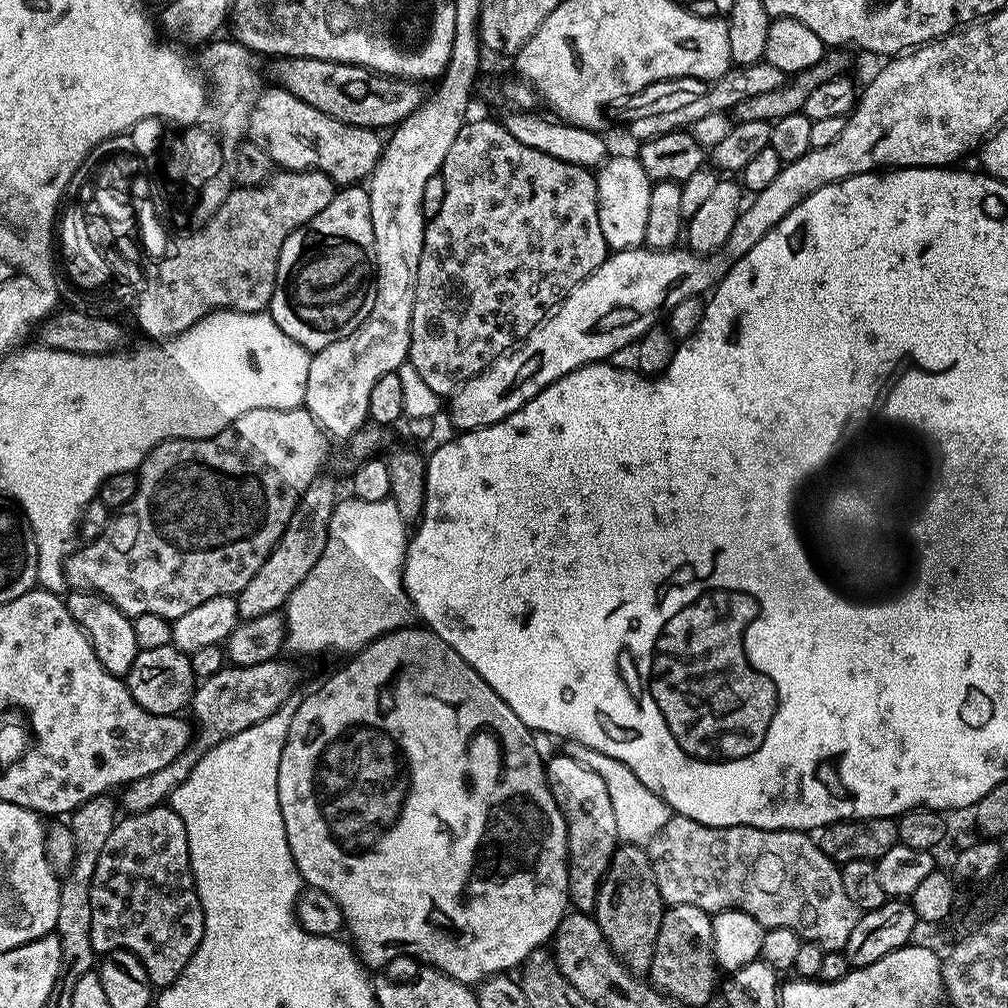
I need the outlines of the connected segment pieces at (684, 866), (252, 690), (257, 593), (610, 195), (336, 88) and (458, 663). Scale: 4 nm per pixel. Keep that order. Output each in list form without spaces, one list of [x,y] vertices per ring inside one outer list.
[[[673,814],[662,826],[656,837],[646,846],[646,851],[650,862],[654,866],[654,876],[658,878],[658,888],[662,894],[665,905],[681,904],[682,906],[698,906],[698,910],[706,910],[710,914],[730,910],[731,908],[740,908],[752,918],[758,918],[760,925],[764,929],[786,928],[794,930],[799,934],[801,941],[821,944],[826,950],[844,950],[847,949],[850,934],[854,934],[856,923],[860,921],[861,911],[850,902],[850,894],[846,894],[846,886],[842,884],[841,865],[835,860],[831,860],[822,850],[818,850],[816,843],[812,841],[811,835],[803,832],[767,832],[764,828],[751,828],[750,826],[730,826],[729,828],[715,828],[706,826],[702,822],[694,822],[694,818],[686,818]]]
[[[277,658],[270,662],[258,662],[258,666],[225,666],[218,674],[199,681],[190,705],[191,719],[194,721],[192,743],[181,756],[170,762],[170,766],[162,766],[162,770],[154,775],[138,778],[127,785],[119,793],[119,807],[128,814],[161,807],[171,797],[172,791],[186,780],[198,761],[210,749],[218,746],[218,742],[234,734],[242,734],[242,730],[270,718],[281,706],[289,703],[300,676],[294,665],[283,664],[282,661],[283,659]]]
[[[327,478],[315,480],[304,492],[300,505],[294,510],[282,538],[272,548],[272,553],[258,566],[258,574],[246,582],[246,586],[236,596],[236,605],[241,620],[258,618],[262,614],[280,612],[290,598],[290,594],[314,570],[314,562],[322,558],[322,550],[326,550],[326,538],[332,512],[338,503],[336,484]]]
[[[609,155],[595,173],[596,193],[598,194],[598,226],[602,226],[602,238],[606,238],[609,249],[638,248],[644,244],[646,234],[646,217],[650,210],[650,190],[653,180],[642,170],[639,159],[632,156]]]
[[[286,56],[271,61],[272,76],[279,87],[294,98],[302,98],[314,110],[322,110],[332,120],[353,124],[355,128],[391,130],[410,118],[426,99],[421,85],[414,80],[399,80],[396,76],[383,76],[357,64],[343,64],[322,58]]]
[[[409,626],[401,628],[399,632],[390,632],[387,636],[379,636],[377,640],[373,640],[367,648],[360,649],[359,652],[355,653],[354,658],[349,660],[352,661],[345,668],[338,669],[321,688],[314,689],[304,701],[299,701],[296,704],[296,713],[288,727],[288,737],[284,743],[282,758],[278,762],[278,802],[282,810],[282,822],[286,826],[286,838],[290,846],[290,854],[298,866],[301,881],[309,888],[317,888],[326,894],[330,894],[330,898],[334,898],[334,902],[338,902],[338,906],[344,915],[347,931],[349,933],[352,931],[353,938],[351,937],[351,939],[354,941],[354,947],[360,959],[364,961],[365,965],[371,966],[373,969],[375,969],[374,967],[380,968],[383,964],[398,959],[400,952],[404,956],[412,956],[416,952],[418,959],[432,964],[428,966],[435,966],[448,976],[452,976],[469,986],[479,985],[491,976],[508,974],[519,969],[533,951],[547,945],[555,937],[558,926],[564,921],[564,917],[570,908],[568,894],[568,827],[548,789],[548,780],[544,777],[545,761],[542,756],[540,760],[539,750],[534,745],[528,744],[529,729],[521,725],[518,714],[514,714],[510,710],[510,706],[506,706],[502,702],[502,698],[496,695],[496,691],[490,688],[485,680],[481,680],[480,675],[473,672],[472,667],[466,664],[462,657],[457,656],[453,648],[449,648],[446,642],[442,642],[442,638],[438,638],[423,626]]]

